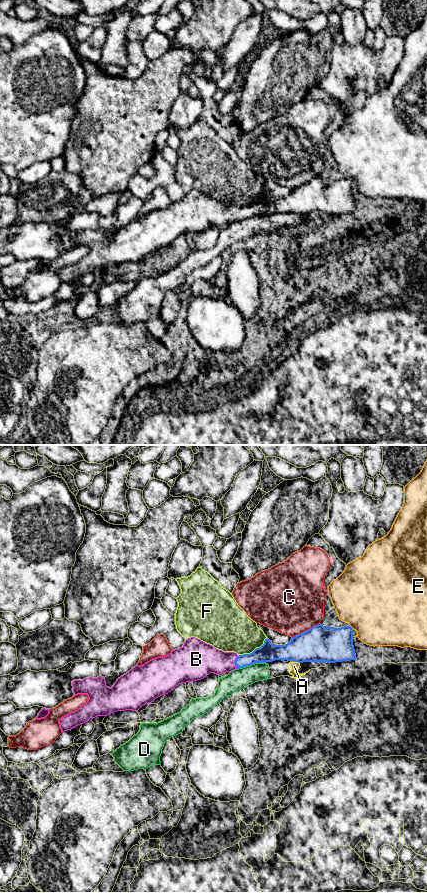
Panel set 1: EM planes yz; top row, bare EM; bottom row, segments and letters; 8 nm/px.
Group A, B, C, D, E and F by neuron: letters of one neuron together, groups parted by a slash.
A D / B / C / E / F

